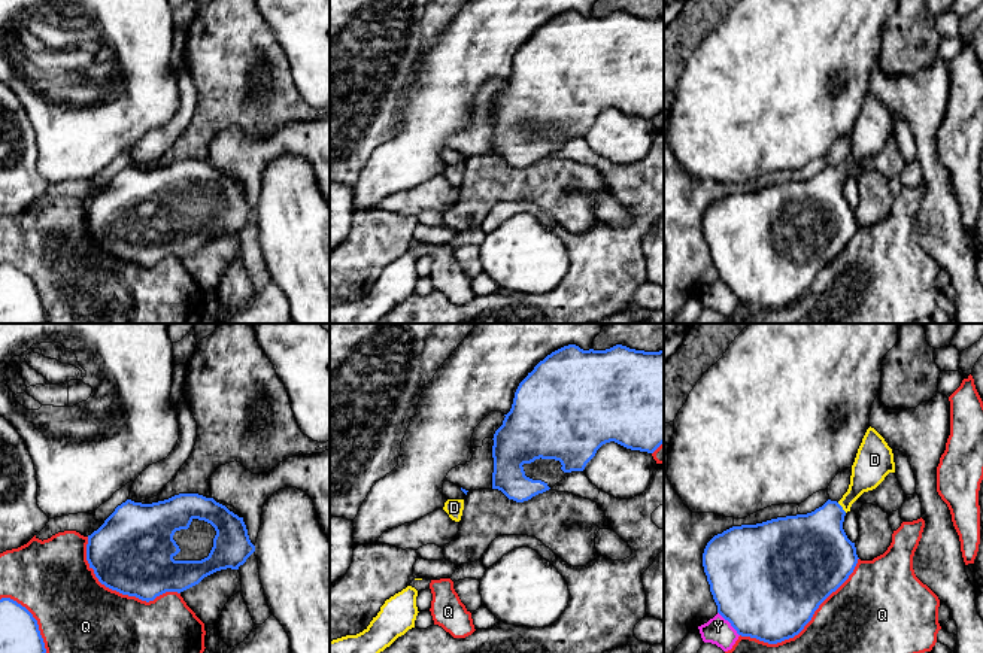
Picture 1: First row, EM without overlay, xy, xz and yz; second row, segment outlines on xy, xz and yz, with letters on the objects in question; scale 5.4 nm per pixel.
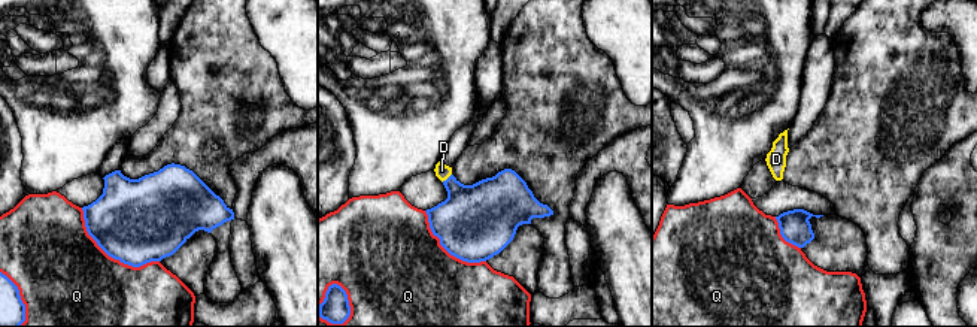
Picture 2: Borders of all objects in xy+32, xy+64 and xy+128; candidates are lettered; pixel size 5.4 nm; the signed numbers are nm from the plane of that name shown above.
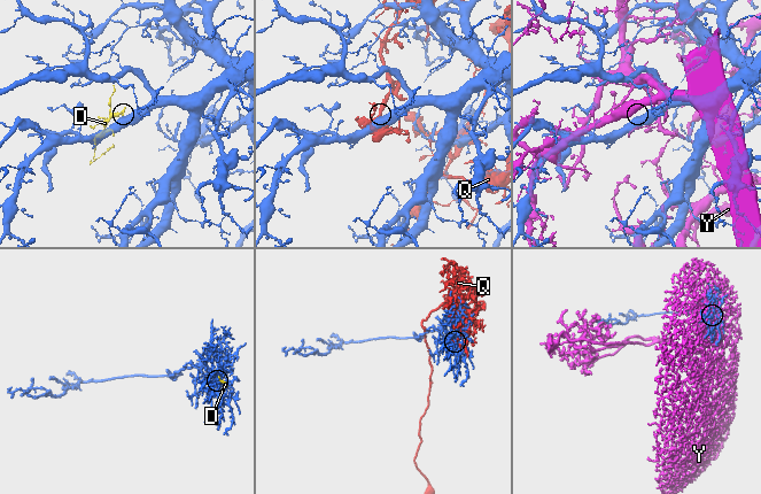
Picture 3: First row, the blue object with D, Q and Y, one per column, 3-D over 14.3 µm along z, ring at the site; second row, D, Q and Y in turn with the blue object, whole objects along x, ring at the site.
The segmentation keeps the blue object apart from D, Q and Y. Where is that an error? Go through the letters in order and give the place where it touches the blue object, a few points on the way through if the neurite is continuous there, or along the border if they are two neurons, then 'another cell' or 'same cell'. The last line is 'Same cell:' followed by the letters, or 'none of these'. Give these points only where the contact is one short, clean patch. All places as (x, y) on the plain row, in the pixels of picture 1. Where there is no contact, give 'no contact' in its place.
D: yz (842, 173) | across yz (815, 210), (824, 191), (842, 173), (868, 136) | same cell
Q: yz (806, 289) | another cell
Y: yz (730, 288) | another cell
Same cell: D

